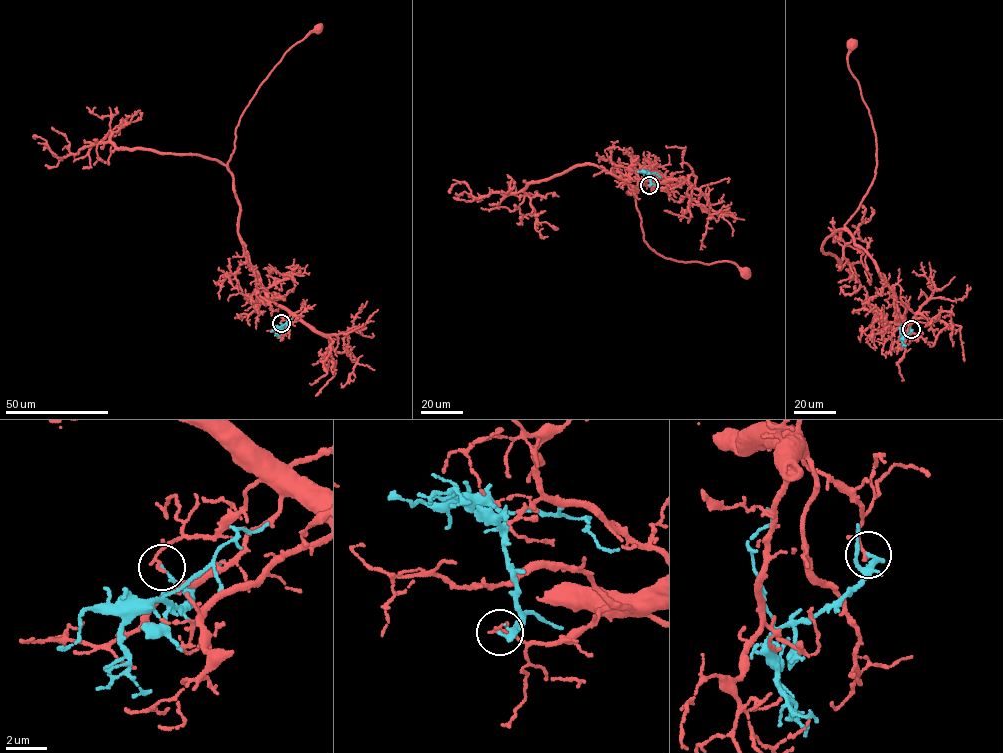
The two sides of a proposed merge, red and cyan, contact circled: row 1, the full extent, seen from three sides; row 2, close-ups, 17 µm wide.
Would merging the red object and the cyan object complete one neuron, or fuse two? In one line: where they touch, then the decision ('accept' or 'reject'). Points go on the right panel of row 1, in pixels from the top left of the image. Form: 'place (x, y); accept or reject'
place (911, 329); reject

